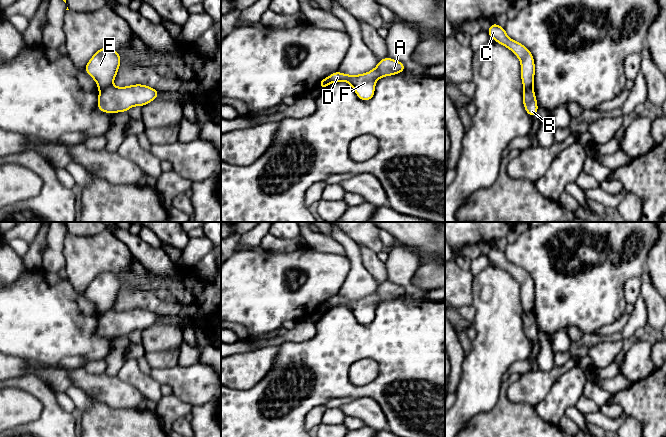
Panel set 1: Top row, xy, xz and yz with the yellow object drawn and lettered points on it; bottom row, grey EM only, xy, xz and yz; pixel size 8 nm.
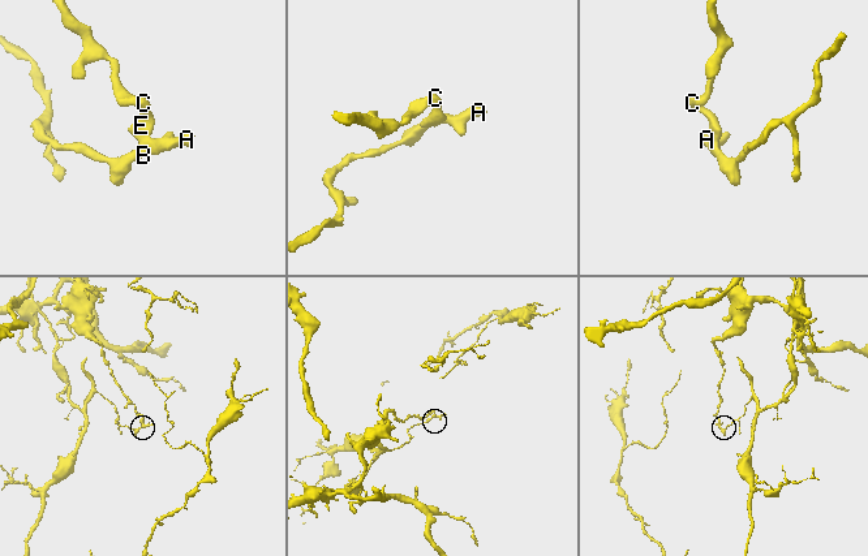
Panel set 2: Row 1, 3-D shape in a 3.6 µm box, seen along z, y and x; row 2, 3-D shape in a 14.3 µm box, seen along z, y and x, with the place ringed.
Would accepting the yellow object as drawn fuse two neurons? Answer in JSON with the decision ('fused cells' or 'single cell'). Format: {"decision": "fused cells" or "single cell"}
{"decision": "fused cells"}

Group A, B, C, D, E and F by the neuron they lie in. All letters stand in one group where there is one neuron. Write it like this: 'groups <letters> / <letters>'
groups A B D F / C E

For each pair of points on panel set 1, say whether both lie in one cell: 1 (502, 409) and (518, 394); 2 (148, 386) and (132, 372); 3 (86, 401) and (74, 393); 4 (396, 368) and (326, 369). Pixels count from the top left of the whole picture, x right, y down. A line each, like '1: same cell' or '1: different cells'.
1: different cells
2: same cell
3: same cell
4: same cell

